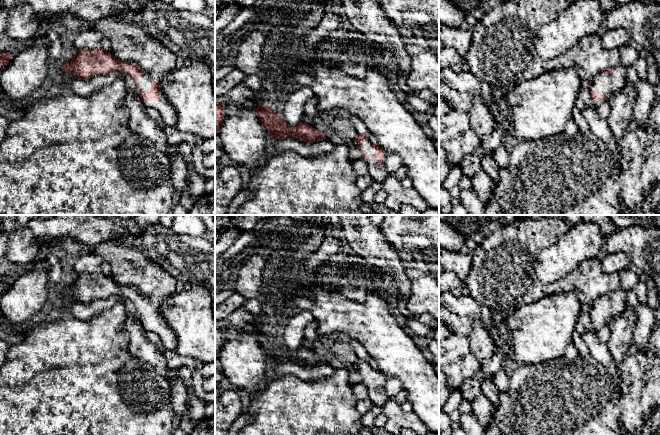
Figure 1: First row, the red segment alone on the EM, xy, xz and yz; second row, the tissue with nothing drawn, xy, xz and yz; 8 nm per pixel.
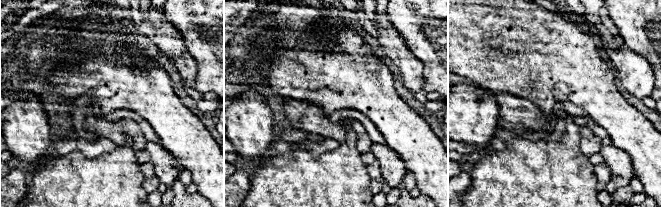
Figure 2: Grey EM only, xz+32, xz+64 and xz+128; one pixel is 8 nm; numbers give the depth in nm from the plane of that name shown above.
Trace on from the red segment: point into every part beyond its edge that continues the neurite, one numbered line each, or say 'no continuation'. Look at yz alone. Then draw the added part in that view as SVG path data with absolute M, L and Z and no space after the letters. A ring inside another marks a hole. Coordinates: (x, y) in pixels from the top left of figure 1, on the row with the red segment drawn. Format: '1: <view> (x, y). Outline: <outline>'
1: yz (615, 82). Outline: M618 64L611 75L597 75L591 83L591 90L597 90L608 100L617 94L628 82L626 68Z

